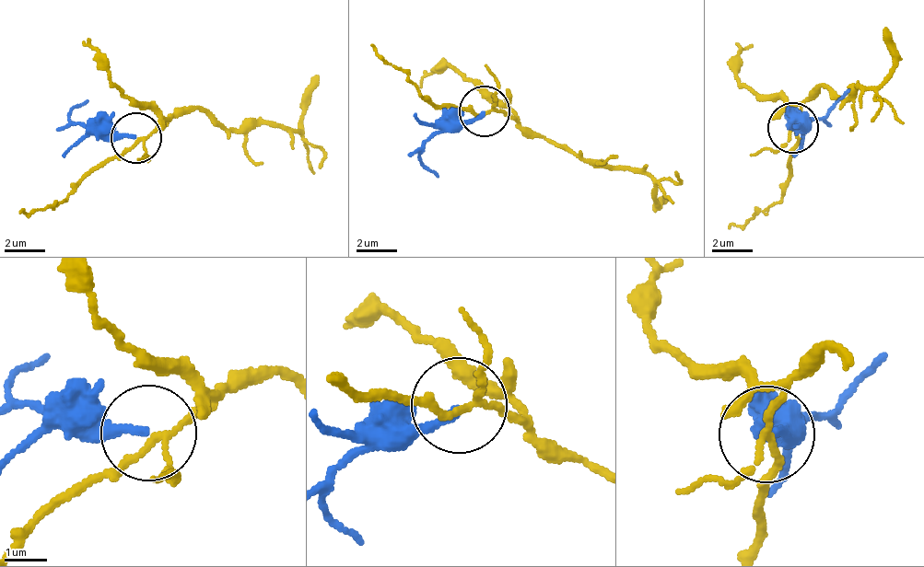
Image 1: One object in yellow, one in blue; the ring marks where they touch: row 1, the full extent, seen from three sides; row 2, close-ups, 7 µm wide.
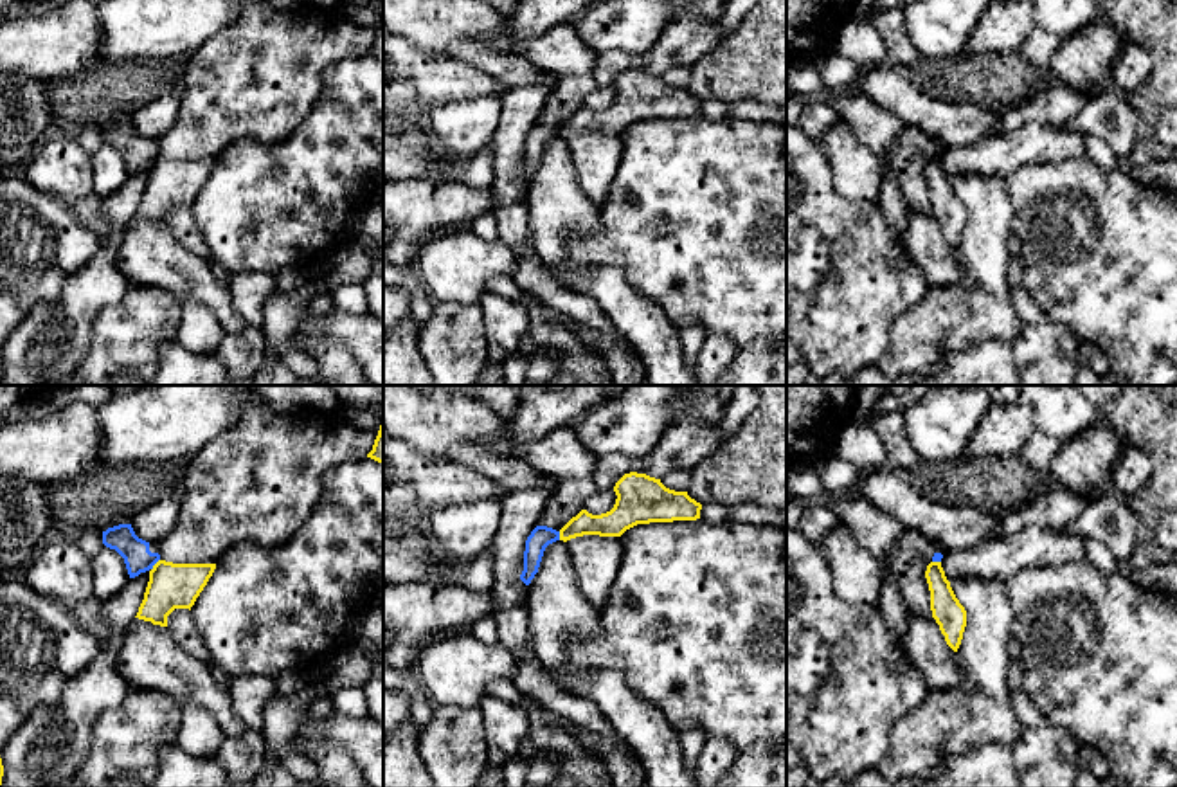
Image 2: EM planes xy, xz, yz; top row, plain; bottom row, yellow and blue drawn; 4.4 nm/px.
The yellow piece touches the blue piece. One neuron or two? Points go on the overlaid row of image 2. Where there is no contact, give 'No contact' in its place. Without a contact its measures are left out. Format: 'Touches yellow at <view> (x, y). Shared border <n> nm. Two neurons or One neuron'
Touches yellow at xy (155, 564). Shared border 70 nm. Two neurons

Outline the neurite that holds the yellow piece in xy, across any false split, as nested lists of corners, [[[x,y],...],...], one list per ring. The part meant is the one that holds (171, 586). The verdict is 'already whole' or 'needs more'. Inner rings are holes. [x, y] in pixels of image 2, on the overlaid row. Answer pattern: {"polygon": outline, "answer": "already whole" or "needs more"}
{"polygon": [[[158,560],[149,571],[144,600],[135,618],[167,627],[175,609],[189,609],[212,576],[216,564],[173,564]]], "answer": "already whole"}

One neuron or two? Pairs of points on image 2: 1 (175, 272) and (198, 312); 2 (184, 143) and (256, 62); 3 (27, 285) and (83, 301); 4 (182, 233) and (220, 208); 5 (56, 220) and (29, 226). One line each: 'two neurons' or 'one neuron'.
1: two neurons
2: one neuron
3: two neurons
4: two neurons
5: one neuron

